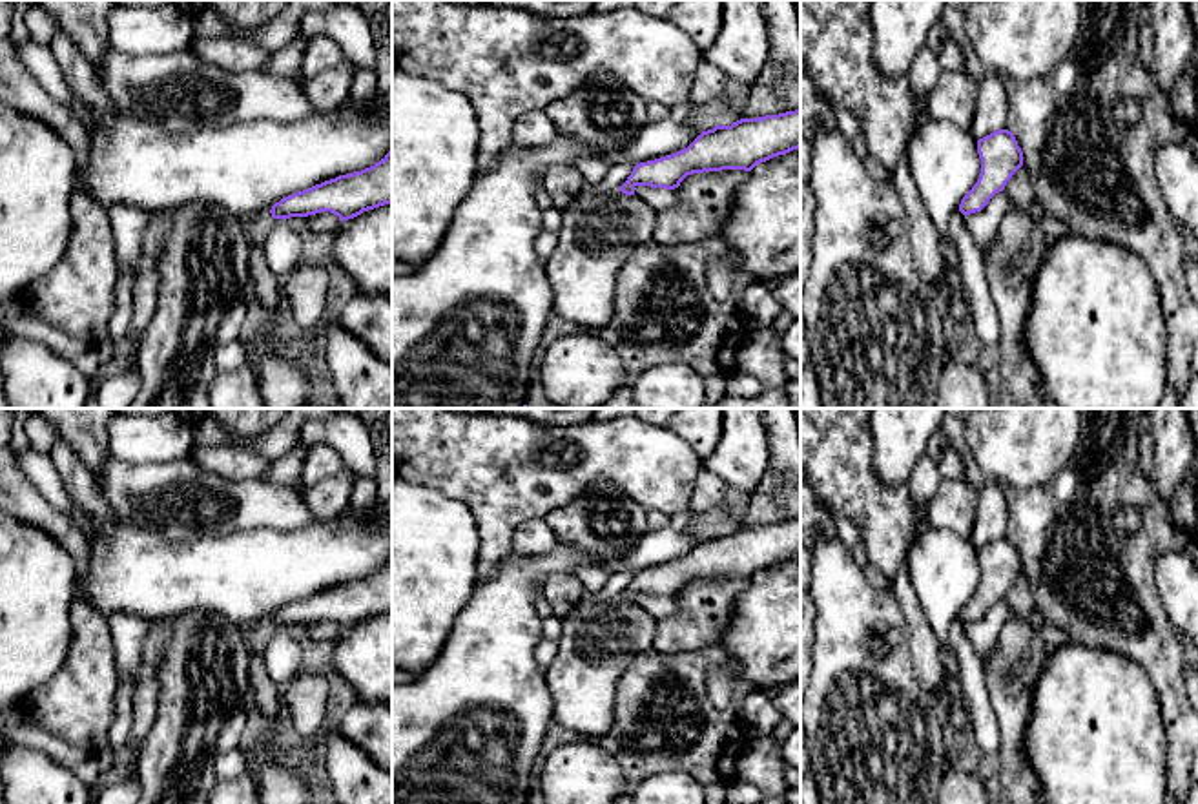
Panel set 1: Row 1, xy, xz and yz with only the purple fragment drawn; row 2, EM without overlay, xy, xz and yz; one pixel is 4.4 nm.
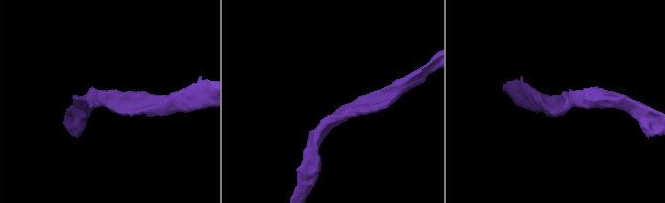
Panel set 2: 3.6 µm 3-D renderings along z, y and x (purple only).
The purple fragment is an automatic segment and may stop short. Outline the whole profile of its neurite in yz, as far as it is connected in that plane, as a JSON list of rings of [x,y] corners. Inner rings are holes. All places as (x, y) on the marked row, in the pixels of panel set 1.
[[[997,129],[977,140],[981,173],[963,197],[959,211],[966,217],[981,211],[988,201],[1005,190],[1012,175],[1023,166],[1023,151],[1012,131]]]

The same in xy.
[[[392,149],[374,166],[292,193],[270,210],[274,219],[308,217],[330,211],[348,221],[392,202]]]

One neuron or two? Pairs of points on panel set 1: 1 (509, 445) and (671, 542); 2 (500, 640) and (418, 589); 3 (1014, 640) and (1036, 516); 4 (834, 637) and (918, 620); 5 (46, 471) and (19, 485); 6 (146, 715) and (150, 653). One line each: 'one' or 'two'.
1: two
2: two
3: two
4: two
5: two
6: one

